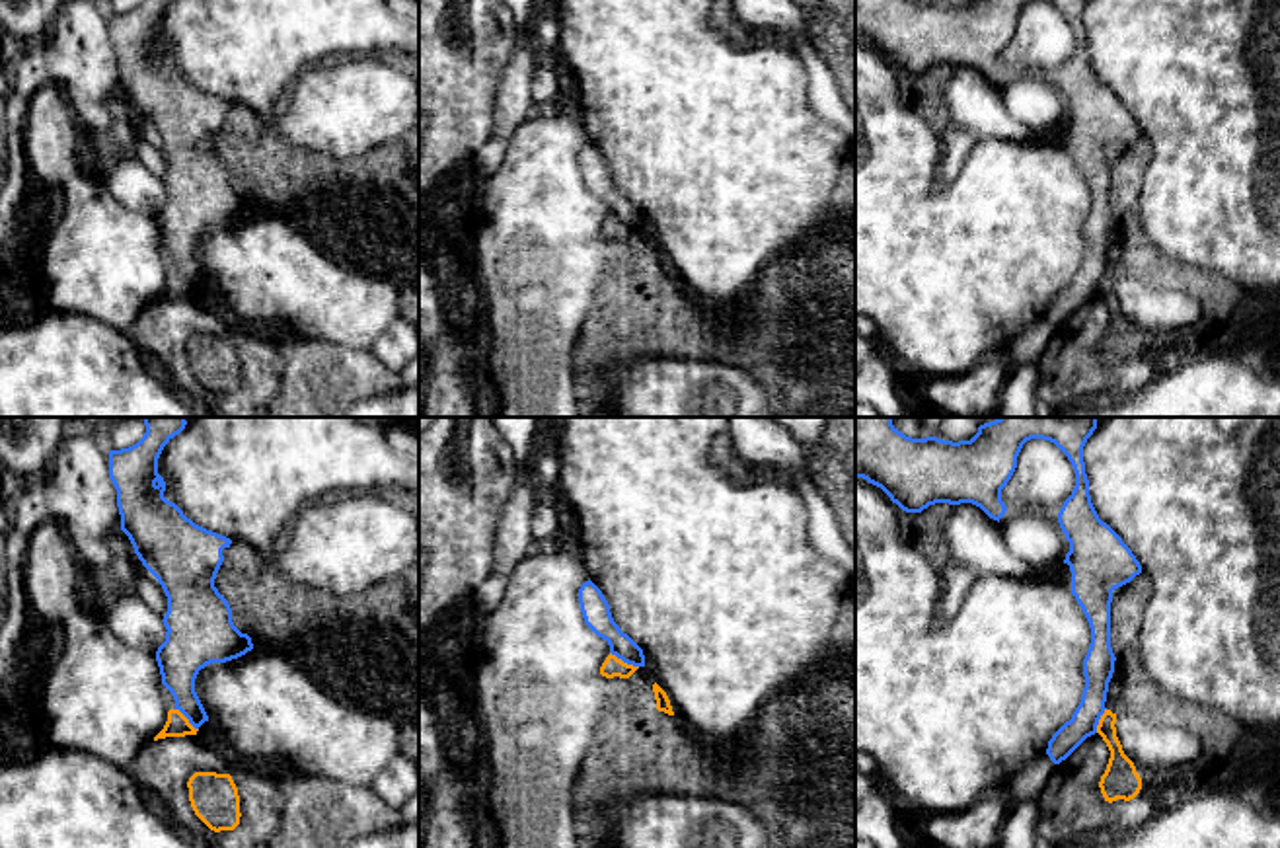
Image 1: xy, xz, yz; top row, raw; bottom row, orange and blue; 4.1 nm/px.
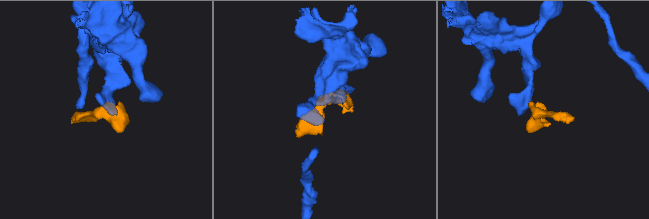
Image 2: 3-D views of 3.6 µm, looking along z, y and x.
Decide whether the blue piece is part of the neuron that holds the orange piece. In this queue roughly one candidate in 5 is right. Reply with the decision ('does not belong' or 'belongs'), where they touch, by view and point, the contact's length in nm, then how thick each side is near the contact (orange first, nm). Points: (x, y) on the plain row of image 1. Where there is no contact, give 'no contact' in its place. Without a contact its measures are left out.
does not belong; contact xz (622, 225); length 140 nm; calibres 80 and 120 nm

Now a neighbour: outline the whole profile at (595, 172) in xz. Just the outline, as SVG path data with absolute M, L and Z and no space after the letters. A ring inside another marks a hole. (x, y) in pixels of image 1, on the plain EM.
M590 142L579 152L579 168L584 187L590 195L608 205L612 218L627 228L645 230L643 212L620 193L612 181L608 164Z

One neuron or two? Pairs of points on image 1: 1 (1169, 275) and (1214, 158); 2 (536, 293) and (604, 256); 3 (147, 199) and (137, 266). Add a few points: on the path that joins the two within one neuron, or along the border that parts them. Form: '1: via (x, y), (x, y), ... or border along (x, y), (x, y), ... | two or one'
1: border along (1142, 229), (1164, 258), (1212, 273) | two
2: via (554, 275), (565, 264), (587, 264) | one
3: border along (106, 186), (125, 205), (154, 215) | two

